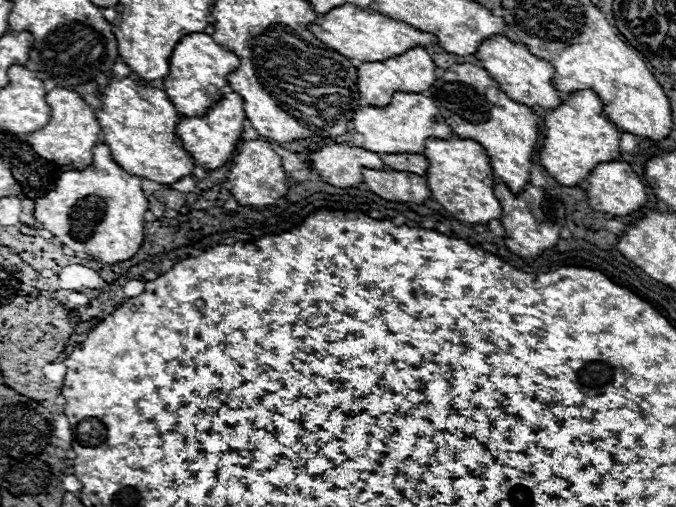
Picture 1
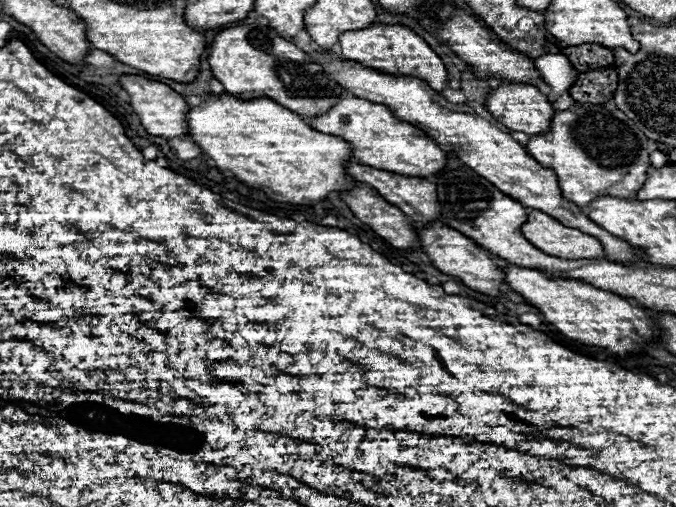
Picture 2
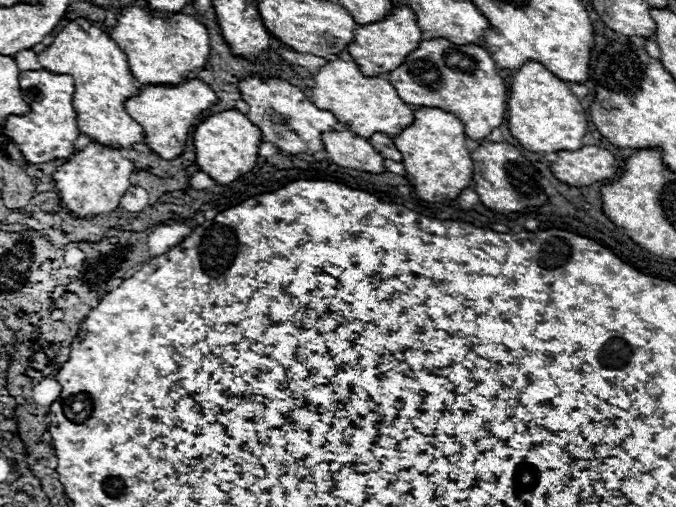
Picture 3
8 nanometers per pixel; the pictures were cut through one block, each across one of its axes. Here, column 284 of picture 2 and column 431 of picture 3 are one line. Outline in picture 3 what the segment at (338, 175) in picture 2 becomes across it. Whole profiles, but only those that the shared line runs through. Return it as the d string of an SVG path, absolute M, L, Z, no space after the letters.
M418 108L414 110L414 122L394 136L394 144L402 152L406 178L422 200L442 202L446 198L458 198L464 188L474 186L474 170L470 152L466 148L464 124L454 114L440 108Z

